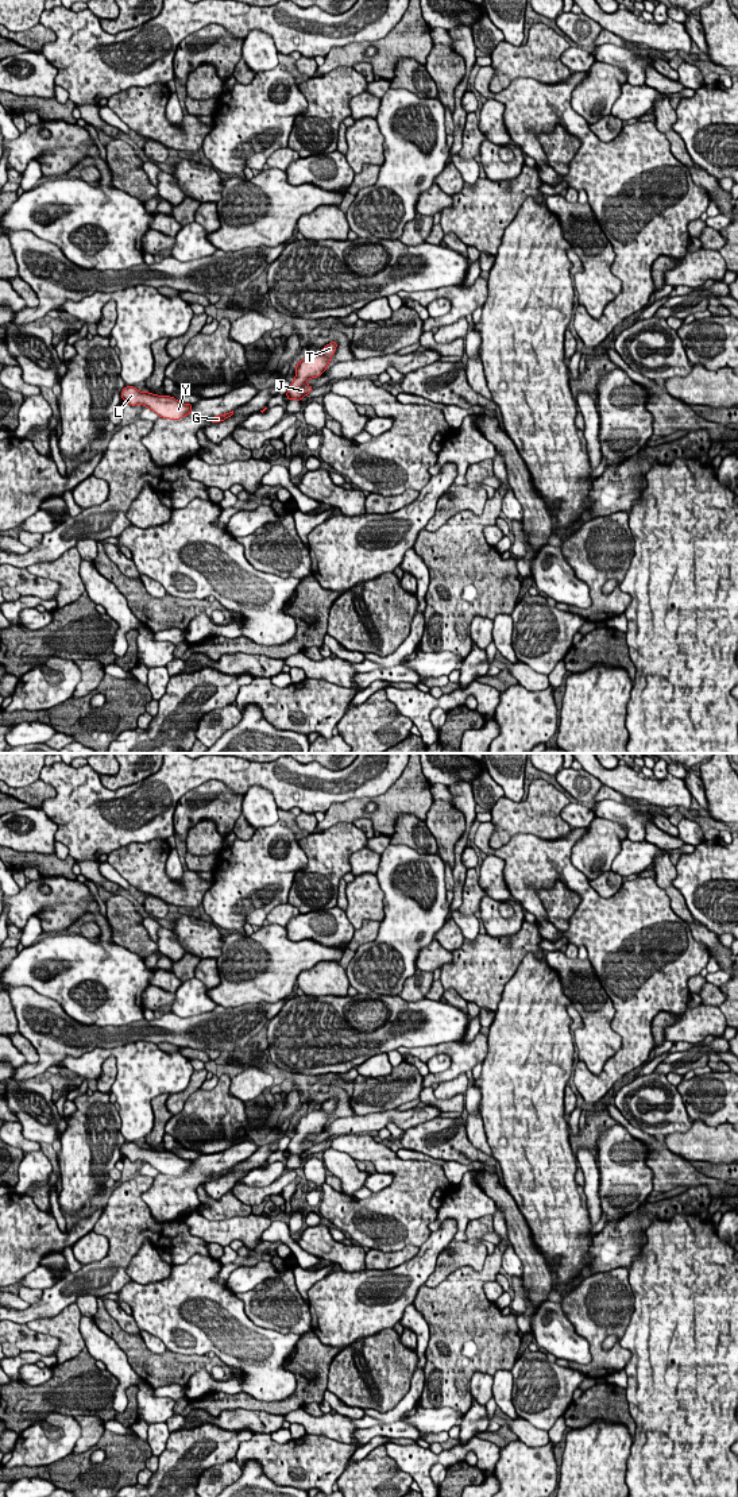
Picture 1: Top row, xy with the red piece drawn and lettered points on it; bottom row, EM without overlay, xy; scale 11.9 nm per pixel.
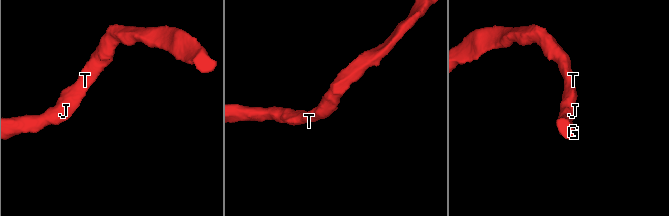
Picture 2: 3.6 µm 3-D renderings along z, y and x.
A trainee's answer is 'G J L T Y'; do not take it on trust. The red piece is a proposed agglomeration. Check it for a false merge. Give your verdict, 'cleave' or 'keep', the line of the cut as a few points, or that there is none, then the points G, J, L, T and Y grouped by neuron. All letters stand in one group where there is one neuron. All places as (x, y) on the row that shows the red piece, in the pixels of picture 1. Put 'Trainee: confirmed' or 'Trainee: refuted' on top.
Trainee: confirmed
keep; cut none; groups G J L T Y

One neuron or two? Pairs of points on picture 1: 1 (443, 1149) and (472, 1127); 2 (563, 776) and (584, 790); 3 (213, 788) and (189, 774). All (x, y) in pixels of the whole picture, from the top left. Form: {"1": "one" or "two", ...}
{"1": "two", "2": "one", "3": "two"}

